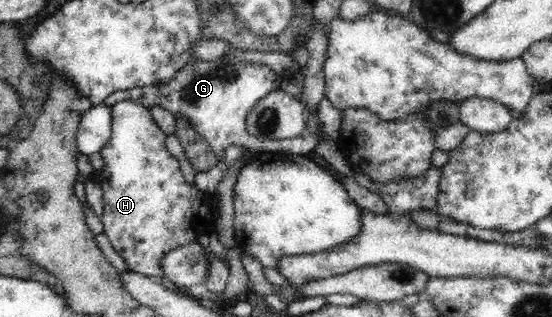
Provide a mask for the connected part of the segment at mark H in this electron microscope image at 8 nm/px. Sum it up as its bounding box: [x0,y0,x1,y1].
[99,100,216,279]

